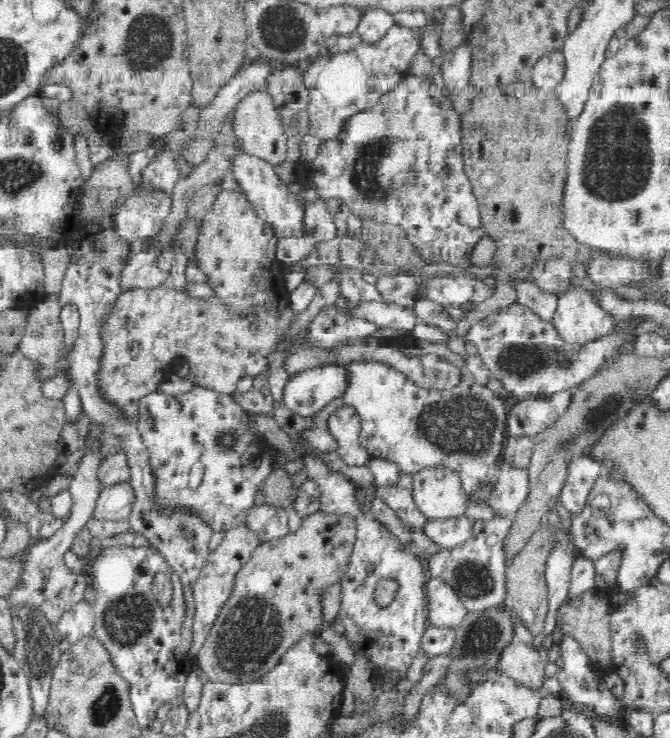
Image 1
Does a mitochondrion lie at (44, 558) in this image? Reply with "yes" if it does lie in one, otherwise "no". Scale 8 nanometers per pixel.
no

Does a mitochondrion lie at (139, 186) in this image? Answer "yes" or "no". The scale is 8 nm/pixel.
no

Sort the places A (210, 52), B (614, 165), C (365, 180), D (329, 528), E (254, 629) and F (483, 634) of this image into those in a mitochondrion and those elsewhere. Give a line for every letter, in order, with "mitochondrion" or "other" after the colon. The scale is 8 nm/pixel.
A: other
B: mitochondrion
C: mitochondrion
D: other
E: mitochondrion
F: mitochondrion

